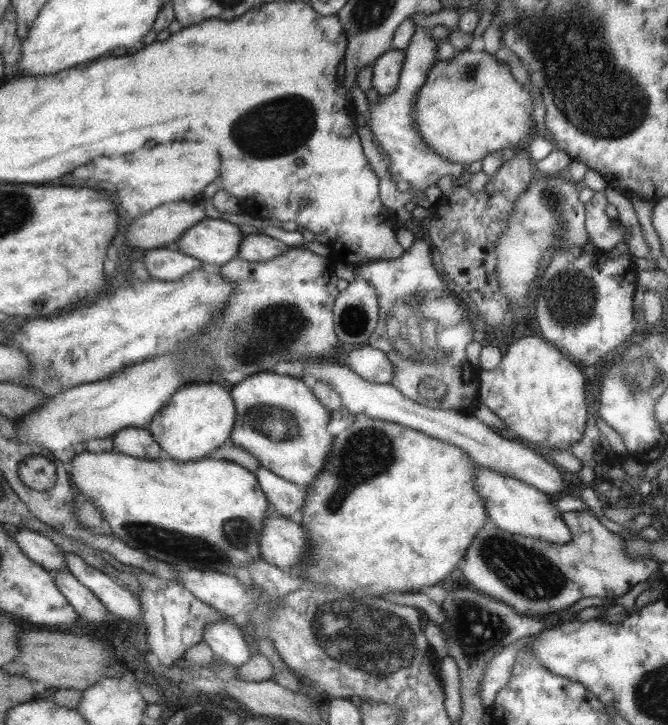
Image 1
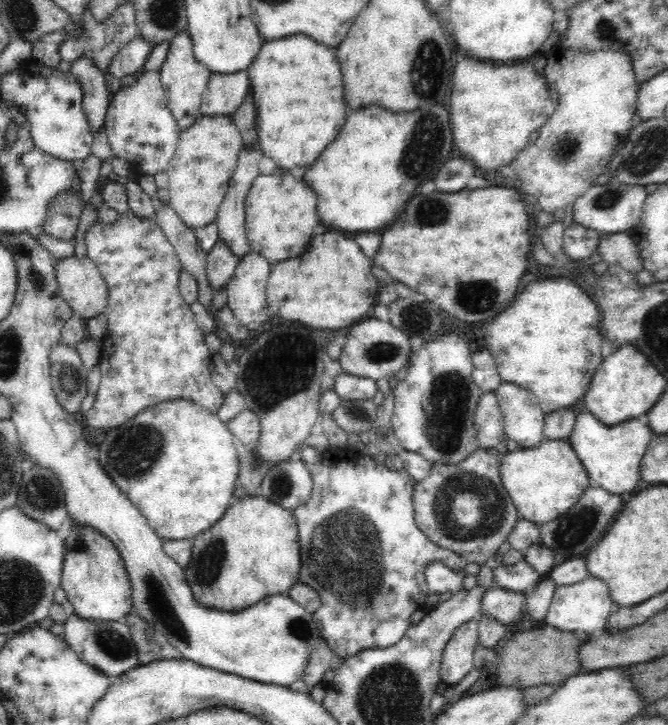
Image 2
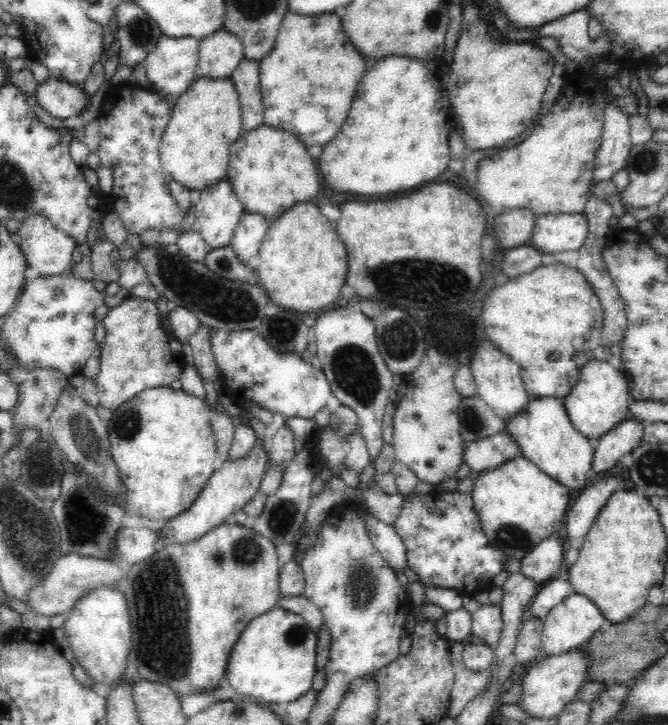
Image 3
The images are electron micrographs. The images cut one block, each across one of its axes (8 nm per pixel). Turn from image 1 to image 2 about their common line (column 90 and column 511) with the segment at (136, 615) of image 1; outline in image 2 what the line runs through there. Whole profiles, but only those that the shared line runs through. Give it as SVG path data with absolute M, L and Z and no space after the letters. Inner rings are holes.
M520 559L512 566L502 564L493 570L494 586L514 593L528 592L542 577L526 563L526 559Z

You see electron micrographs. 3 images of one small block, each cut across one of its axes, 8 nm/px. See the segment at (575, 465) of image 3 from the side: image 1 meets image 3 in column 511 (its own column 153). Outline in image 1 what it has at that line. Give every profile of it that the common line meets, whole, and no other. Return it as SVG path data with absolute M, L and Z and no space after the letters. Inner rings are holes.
M199 381L185 384L172 394L161 411L144 429L153 435L161 447L160 459L185 462L209 457L231 435L235 423L235 408L229 386L220 381Z

